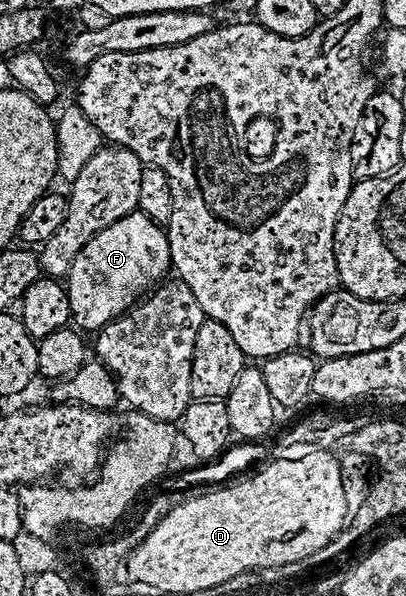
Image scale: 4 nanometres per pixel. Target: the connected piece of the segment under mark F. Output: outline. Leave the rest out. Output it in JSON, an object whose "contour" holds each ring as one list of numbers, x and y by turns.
{"contour":[[140,210,125,214,125,218,117,218,113,226,105,226,105,230,93,234,93,238,89,238,85,246,81,246,77,258,73,260,73,266,67,272,65,287,69,294,72,321,83,330,105,327,109,321,130,312,140,298,146,297,168,275,166,272,169,272,170,268,169,242,162,223]]}

